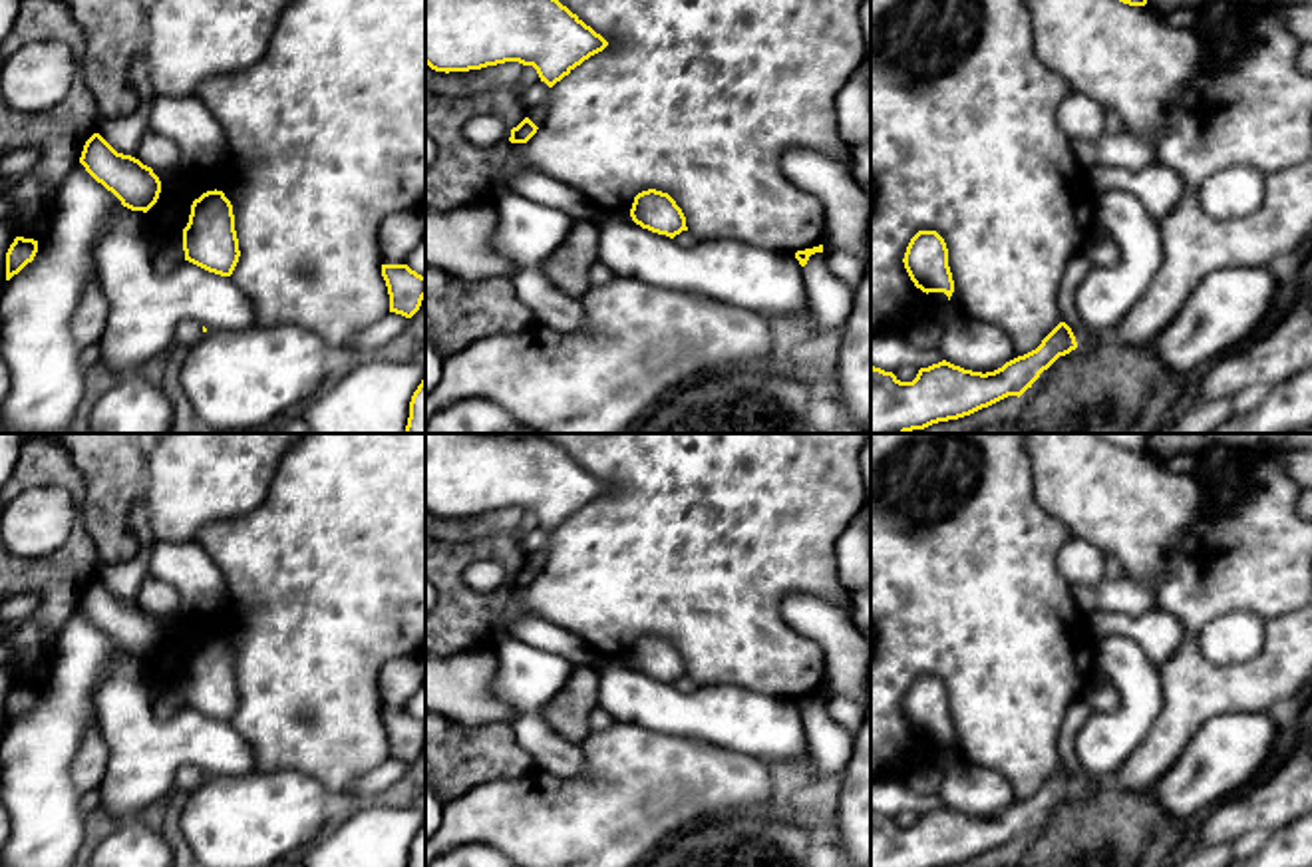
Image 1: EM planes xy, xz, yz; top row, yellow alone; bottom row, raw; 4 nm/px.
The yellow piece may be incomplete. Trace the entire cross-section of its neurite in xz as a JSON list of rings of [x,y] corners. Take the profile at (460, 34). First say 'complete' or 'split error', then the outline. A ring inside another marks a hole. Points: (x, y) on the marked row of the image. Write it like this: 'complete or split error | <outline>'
complete | [[[425,0],[425,64],[435,72],[469,72],[505,62],[533,66],[549,87],[608,42],[559,0]]]

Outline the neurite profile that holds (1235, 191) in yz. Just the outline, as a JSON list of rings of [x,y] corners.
[[[1248,165],[1225,167],[1199,187],[1201,207],[1217,221],[1232,221],[1254,213],[1264,195],[1266,177]]]

